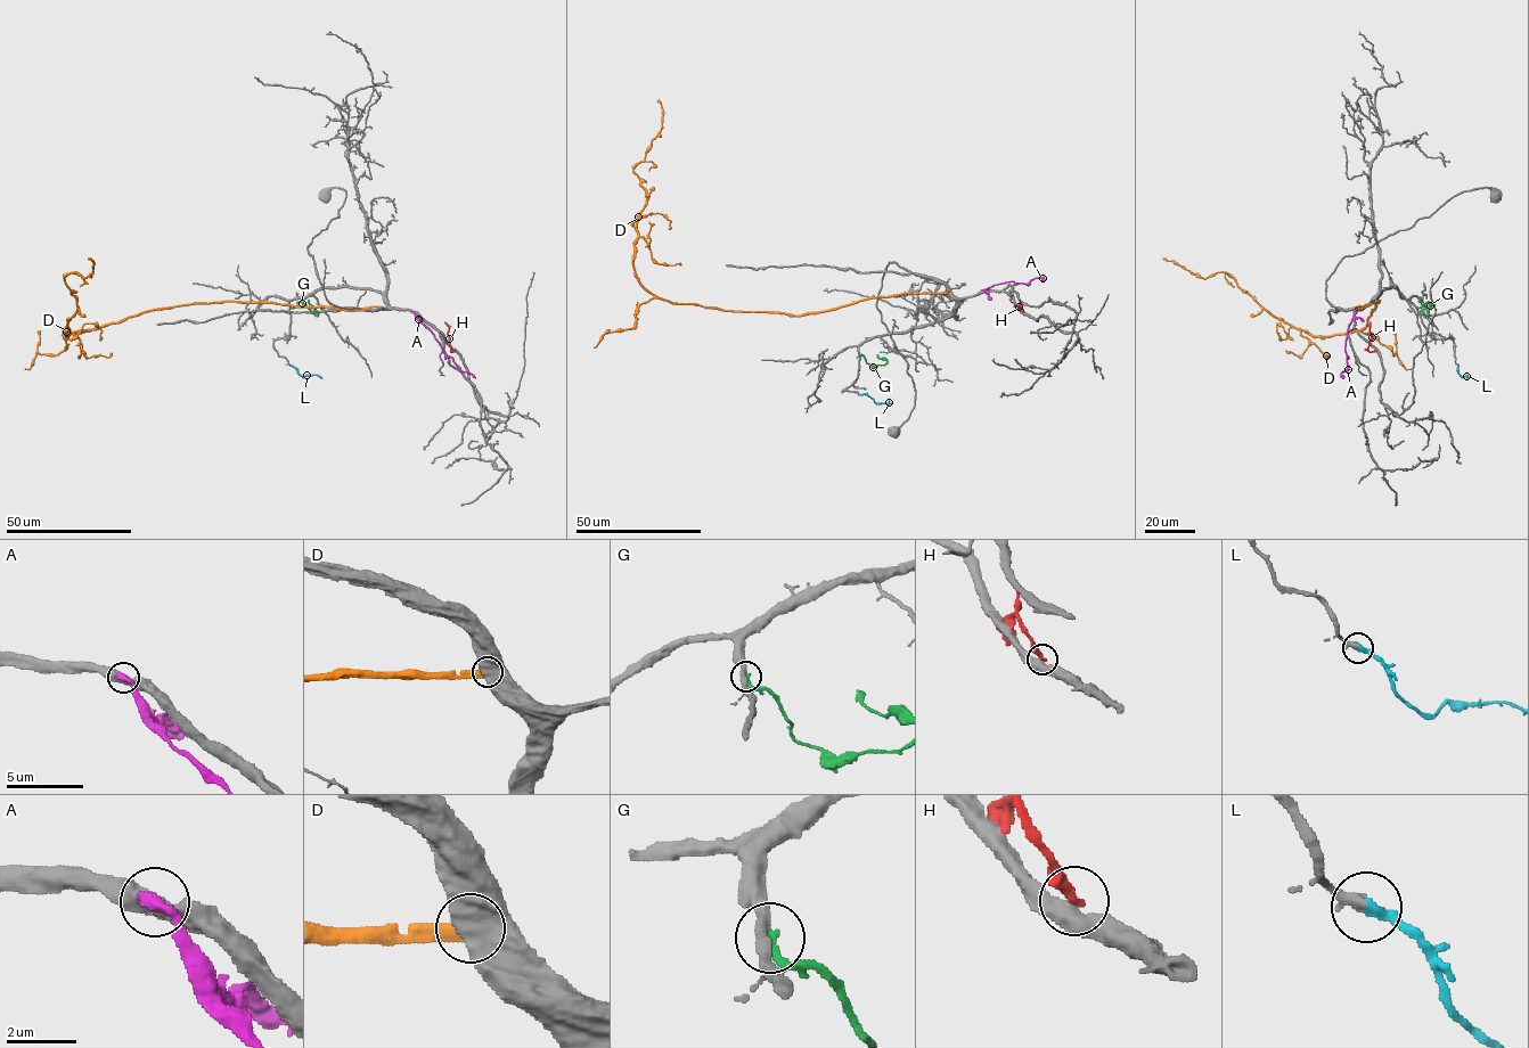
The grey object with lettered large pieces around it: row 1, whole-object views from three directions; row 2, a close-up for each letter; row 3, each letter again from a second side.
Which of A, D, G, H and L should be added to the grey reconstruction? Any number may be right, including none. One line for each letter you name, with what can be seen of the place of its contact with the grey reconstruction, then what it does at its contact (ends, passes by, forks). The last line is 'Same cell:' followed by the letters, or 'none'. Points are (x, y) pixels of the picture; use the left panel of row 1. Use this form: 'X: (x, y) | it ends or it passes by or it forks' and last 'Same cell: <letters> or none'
L: (292, 366) | it ends
Same cell: L

